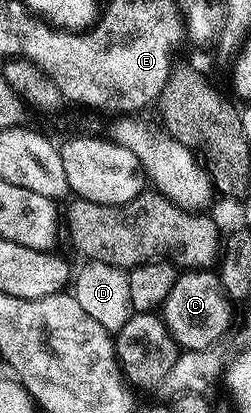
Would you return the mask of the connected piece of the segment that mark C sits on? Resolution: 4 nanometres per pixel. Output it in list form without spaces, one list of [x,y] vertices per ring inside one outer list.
[[[181,272],[174,287],[170,287],[164,296],[162,324],[181,350],[209,349],[229,332],[228,313],[224,310],[224,303],[226,304],[225,298],[211,272]]]

